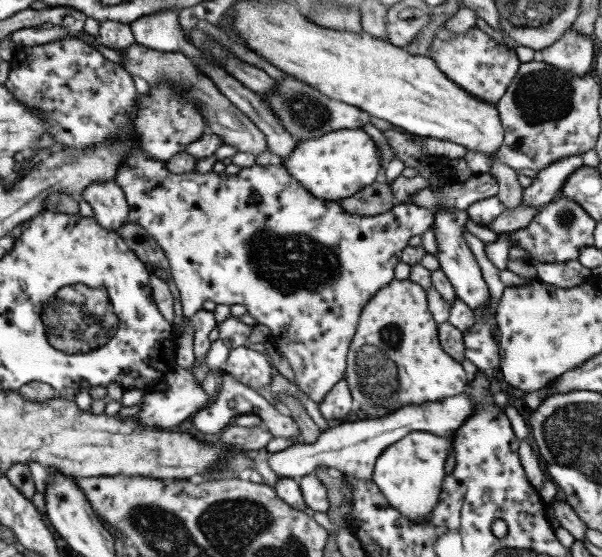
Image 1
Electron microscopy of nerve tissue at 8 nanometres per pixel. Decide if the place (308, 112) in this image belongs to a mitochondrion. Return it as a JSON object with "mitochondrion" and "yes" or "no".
{"mitochondrion":"yes"}

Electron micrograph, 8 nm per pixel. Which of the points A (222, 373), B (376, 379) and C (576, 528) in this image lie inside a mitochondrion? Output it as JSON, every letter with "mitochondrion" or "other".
{"A":"other","B":"mitochondrion","C":"other"}

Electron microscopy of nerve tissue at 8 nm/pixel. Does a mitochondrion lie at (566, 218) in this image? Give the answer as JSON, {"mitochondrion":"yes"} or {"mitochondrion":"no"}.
{"mitochondrion":"yes"}

